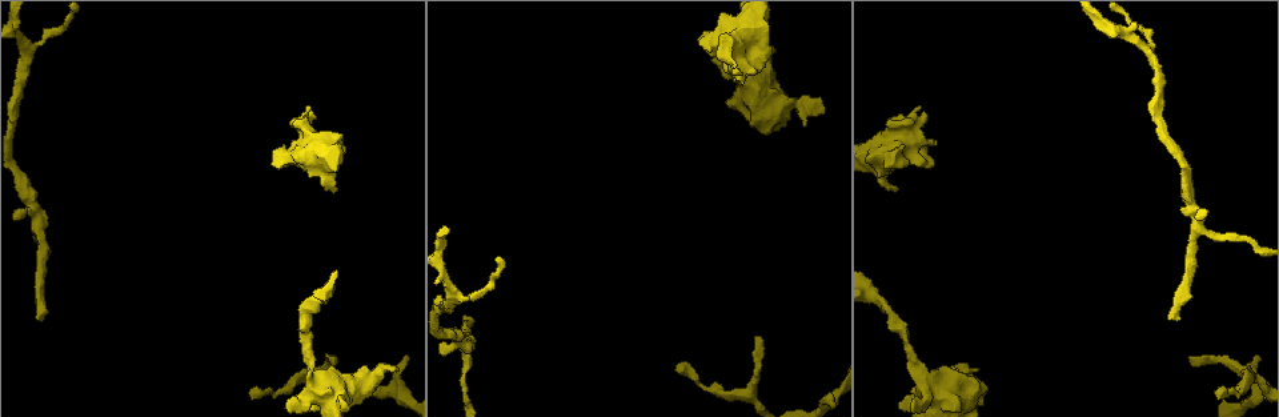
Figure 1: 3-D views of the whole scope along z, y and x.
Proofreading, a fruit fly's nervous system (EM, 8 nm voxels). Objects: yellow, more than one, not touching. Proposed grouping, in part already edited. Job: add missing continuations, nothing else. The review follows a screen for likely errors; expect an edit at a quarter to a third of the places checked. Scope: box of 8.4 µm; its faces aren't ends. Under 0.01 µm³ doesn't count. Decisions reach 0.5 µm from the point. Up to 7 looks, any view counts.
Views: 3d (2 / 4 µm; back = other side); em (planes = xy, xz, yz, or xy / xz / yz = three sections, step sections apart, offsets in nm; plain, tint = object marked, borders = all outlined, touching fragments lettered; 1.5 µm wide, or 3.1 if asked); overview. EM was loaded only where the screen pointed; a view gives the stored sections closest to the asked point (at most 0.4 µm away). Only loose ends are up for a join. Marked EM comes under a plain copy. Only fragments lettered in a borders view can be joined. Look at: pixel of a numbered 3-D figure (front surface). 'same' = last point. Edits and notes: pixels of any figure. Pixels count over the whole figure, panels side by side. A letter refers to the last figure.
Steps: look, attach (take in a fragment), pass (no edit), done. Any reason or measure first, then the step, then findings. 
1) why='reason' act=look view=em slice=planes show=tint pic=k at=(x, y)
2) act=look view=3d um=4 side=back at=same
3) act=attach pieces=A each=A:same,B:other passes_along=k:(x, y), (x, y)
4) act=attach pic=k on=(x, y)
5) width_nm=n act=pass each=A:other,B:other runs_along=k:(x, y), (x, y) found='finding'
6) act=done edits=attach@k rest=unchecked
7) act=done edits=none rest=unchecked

why='an open end' act=look view=em slice=xz step=4 show=tint pic=1 at=(756, 69)

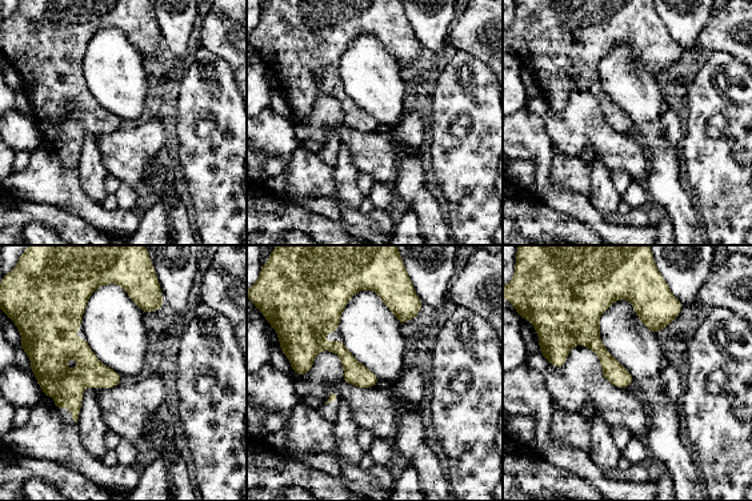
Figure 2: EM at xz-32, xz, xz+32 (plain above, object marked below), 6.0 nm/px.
why='cut it another way' act=look view=em slice=planes show=borders at=same

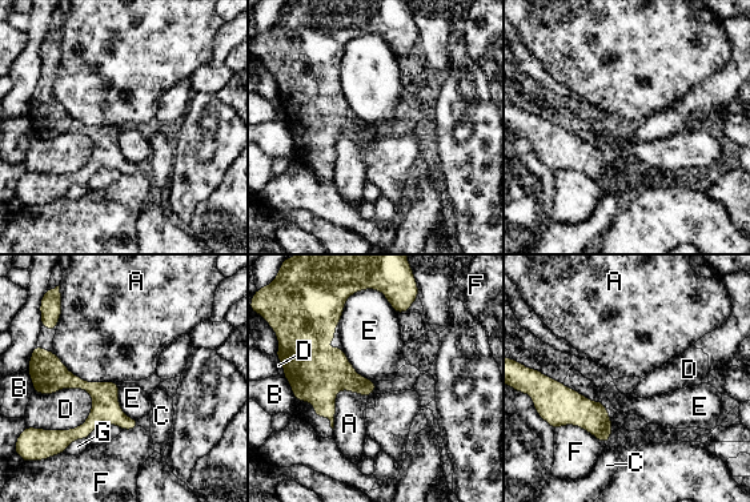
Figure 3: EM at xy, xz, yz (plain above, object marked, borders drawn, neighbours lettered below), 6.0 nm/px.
act=pass each=A:other,B:other,C:other,D:other,E:other,F:other,G:other runs_along=3:(45, 354), (69, 381), (133, 424) found='none of them fits'

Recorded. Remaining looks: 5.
why='branch stops here' act=look view=em slice=yz step=4 show=borders pic=1 at=(964, 368)

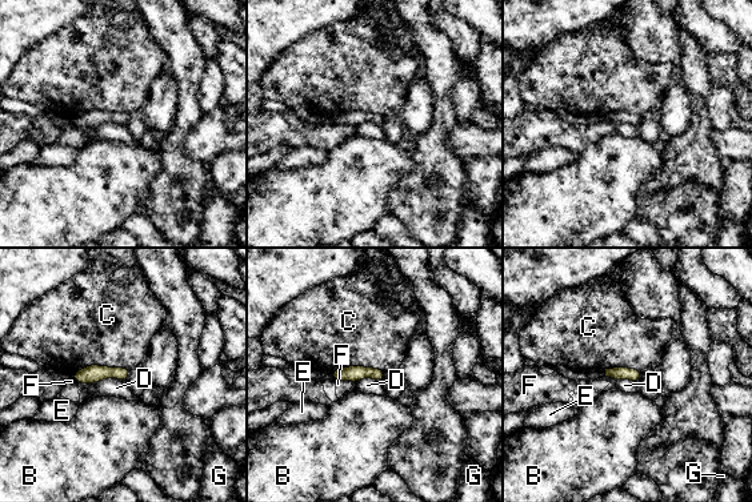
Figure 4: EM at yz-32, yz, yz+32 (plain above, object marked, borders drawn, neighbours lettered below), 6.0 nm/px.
why='cut it another way' act=look view=em slice=planes show=borders at=same

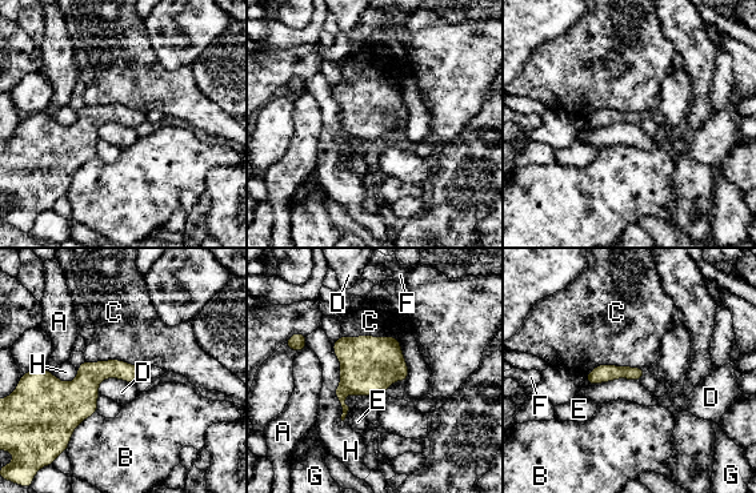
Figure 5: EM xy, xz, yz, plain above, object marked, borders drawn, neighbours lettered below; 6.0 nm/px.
act=pass each=A:other,B:other,C:other,D:other,E:other,F:other,G:other,H:other border=5:(646, 369), (599, 364), (584, 379) found='none of them fits'

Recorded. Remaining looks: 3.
why='tapers out' act=look view=3d um=4 pic=1 at=(1190, 357)

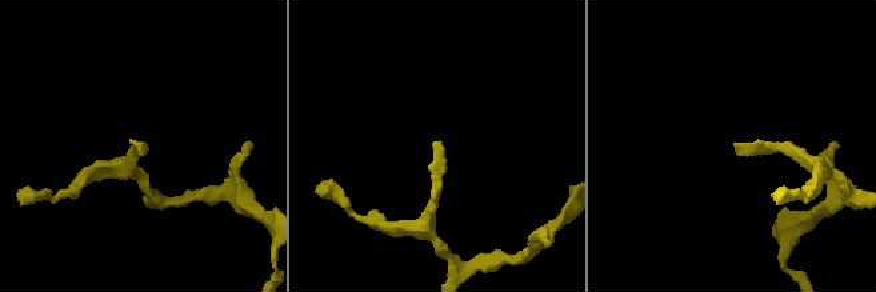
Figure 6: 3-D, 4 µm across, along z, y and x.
why='now the EM' act=look view=em slice=yz step=4 show=borders pic=6 at=(436, 142)

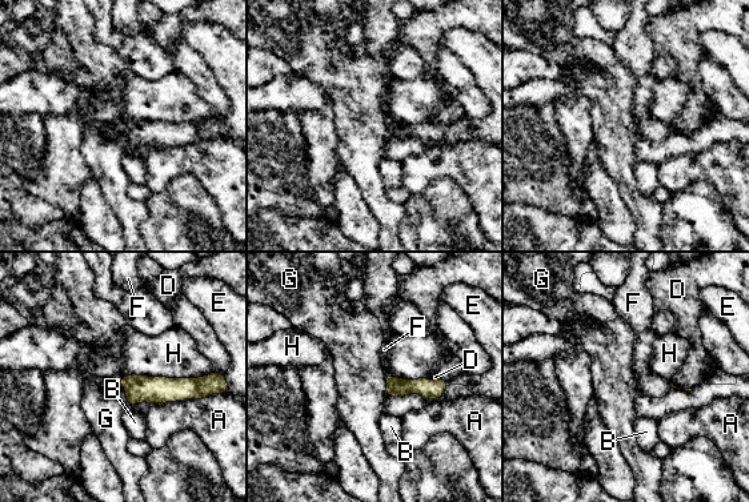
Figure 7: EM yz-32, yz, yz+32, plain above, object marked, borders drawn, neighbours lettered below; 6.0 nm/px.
width_nm=110 act=pass each=A:other,B:other,D:other,E:other,F:other,G:other,H:other found='none of them fits'

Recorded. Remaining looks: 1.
act=done edits=none rest=unchecked

